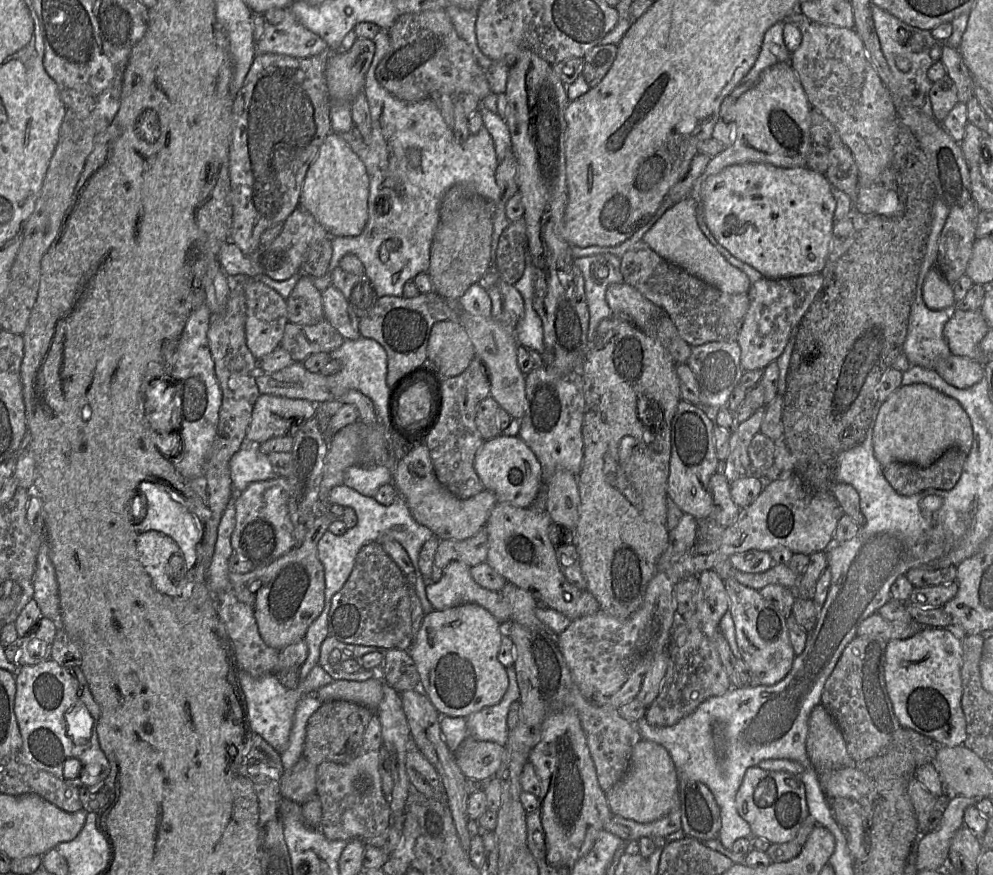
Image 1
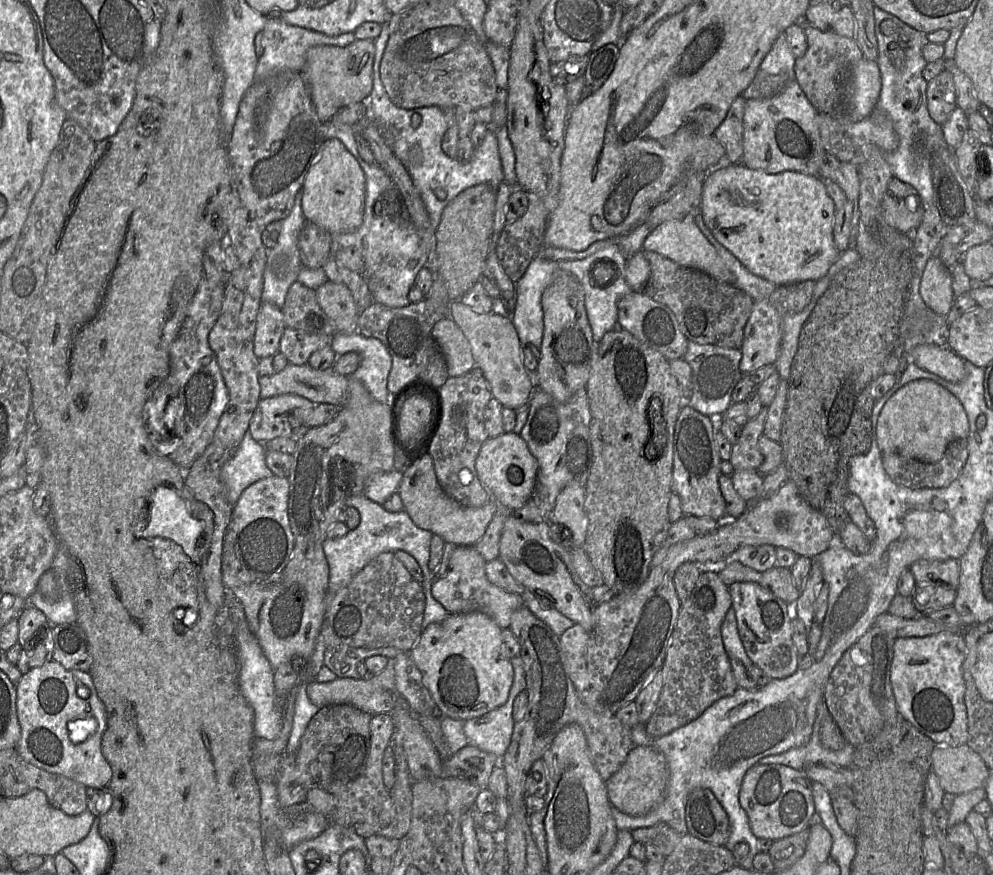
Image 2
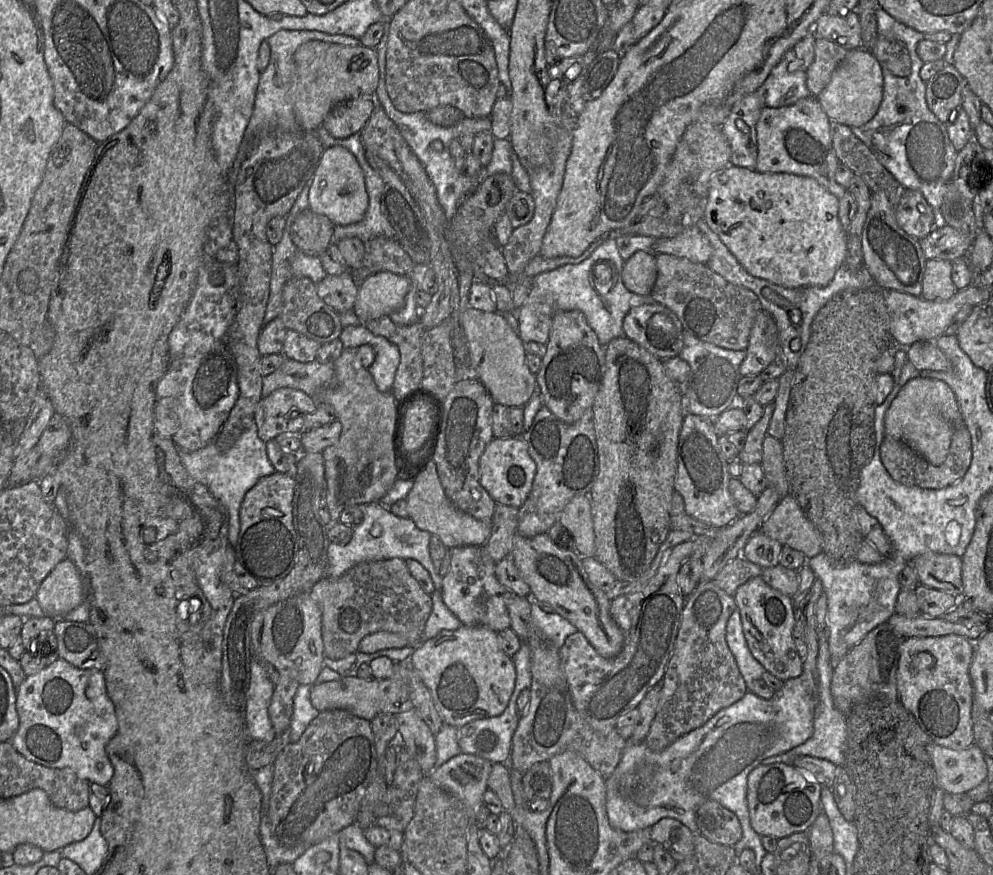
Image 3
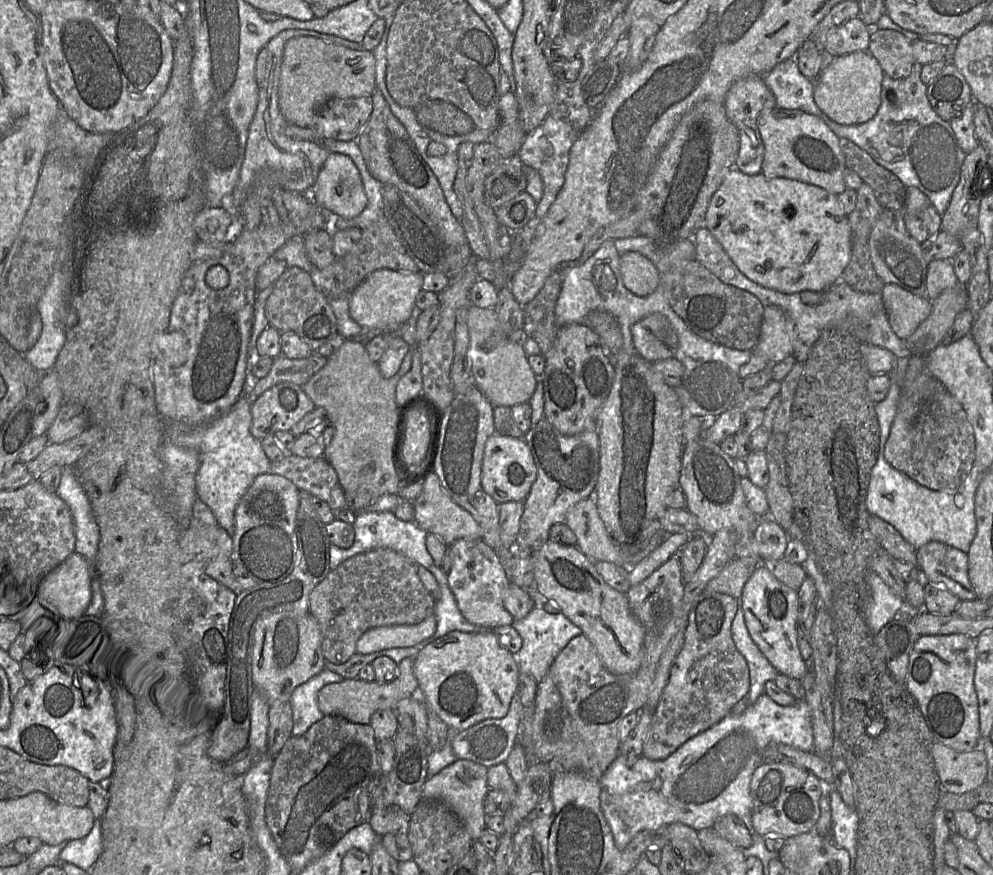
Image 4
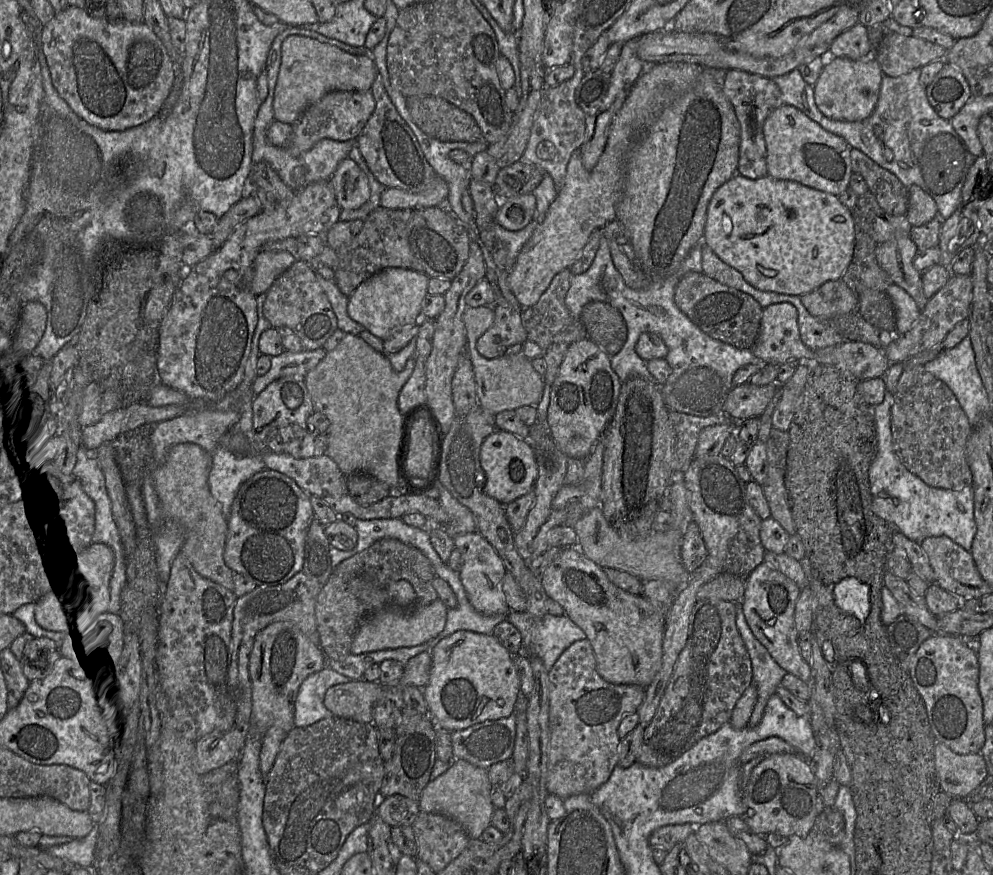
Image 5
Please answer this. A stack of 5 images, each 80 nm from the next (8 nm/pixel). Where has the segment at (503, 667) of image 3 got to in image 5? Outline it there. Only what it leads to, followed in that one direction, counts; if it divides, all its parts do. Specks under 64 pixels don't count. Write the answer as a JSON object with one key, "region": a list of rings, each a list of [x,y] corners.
{"region":[[[461,630],[439,641],[430,651],[432,666],[429,682],[422,688],[428,713],[437,726],[450,732],[464,730],[485,721],[509,717],[515,710],[520,680],[513,656],[493,634]]]}

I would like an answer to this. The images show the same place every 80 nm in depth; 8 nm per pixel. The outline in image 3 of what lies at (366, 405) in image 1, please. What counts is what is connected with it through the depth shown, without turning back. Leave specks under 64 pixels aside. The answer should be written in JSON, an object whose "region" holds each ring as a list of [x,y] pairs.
{"region":[[[286,359],[276,371],[262,378],[261,396],[266,397],[283,387],[317,396],[330,383],[333,375],[334,364],[323,364],[316,360],[303,363]]]}

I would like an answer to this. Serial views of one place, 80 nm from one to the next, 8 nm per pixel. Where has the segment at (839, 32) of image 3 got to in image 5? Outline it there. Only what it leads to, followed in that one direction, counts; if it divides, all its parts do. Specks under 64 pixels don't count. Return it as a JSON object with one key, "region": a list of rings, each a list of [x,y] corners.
{"region":[[[858,22],[838,35],[829,47],[835,57],[861,60],[872,57],[873,50],[868,37],[868,28]]]}

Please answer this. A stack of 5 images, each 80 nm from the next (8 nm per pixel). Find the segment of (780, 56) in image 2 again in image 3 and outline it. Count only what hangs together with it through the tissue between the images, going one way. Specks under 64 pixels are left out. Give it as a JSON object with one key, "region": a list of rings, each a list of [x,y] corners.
{"region":[[[792,49],[784,54],[756,92],[771,108],[789,106],[811,96],[806,86],[806,73],[801,70],[801,61]]]}

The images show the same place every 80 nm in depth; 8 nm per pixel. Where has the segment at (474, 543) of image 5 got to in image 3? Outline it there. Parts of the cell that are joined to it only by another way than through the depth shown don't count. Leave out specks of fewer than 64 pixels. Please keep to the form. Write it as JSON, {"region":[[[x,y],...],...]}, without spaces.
{"region":[[[483,546],[451,548],[448,572],[443,576],[441,595],[444,604],[465,626],[484,626],[496,633],[511,626],[507,605],[515,595],[495,576],[496,562]]]}

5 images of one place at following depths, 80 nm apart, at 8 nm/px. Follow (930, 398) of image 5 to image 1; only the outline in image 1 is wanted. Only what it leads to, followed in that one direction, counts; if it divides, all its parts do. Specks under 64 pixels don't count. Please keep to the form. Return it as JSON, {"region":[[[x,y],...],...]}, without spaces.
{"region":[[[950,448],[927,468],[892,462],[883,467],[883,475],[902,496],[912,496],[931,488],[951,490],[961,476],[966,458],[960,449]]]}

